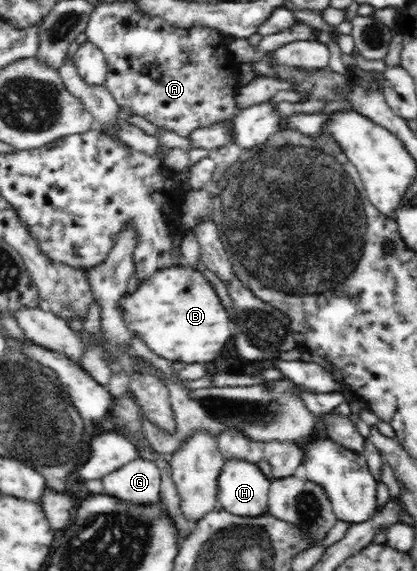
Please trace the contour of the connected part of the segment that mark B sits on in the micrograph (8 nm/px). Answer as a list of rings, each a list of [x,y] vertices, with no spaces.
[[[189,266],[172,267],[156,273],[151,280],[140,285],[135,293],[126,294],[123,307],[133,332],[138,334],[156,355],[168,361],[205,363],[214,360],[234,331],[230,328],[233,324],[230,324],[229,314],[226,314],[214,286],[204,274]]]

